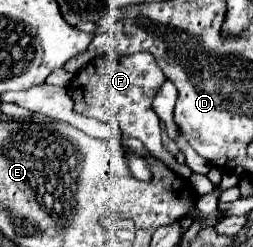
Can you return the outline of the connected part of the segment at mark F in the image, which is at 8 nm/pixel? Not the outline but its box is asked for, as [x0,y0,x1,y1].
[69,52,191,178]

